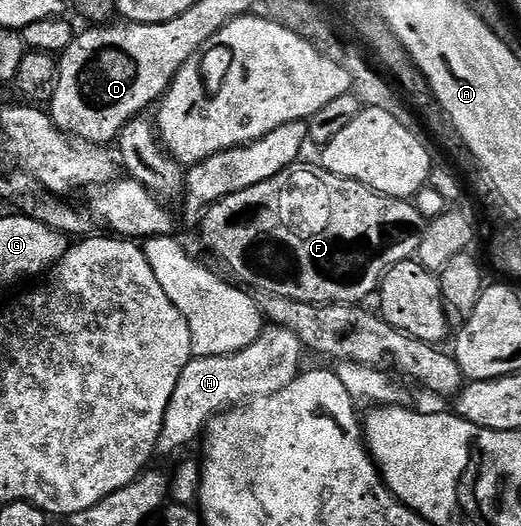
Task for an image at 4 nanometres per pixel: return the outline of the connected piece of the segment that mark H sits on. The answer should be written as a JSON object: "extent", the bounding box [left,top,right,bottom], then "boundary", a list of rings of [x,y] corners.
{"extent":[157,325,307,455],"boundary":[[[269,325],[262,330],[261,336],[247,349],[239,349],[230,355],[199,355],[189,360],[183,373],[179,373],[179,381],[175,381],[175,393],[171,393],[171,401],[167,405],[167,413],[163,417],[163,429],[159,433],[157,451],[169,455],[188,443],[198,442],[199,436],[209,426],[214,415],[220,415],[226,409],[248,404],[259,397],[277,393],[291,381],[295,381],[302,370],[301,358],[307,355],[307,348],[300,337],[290,328]]]}

